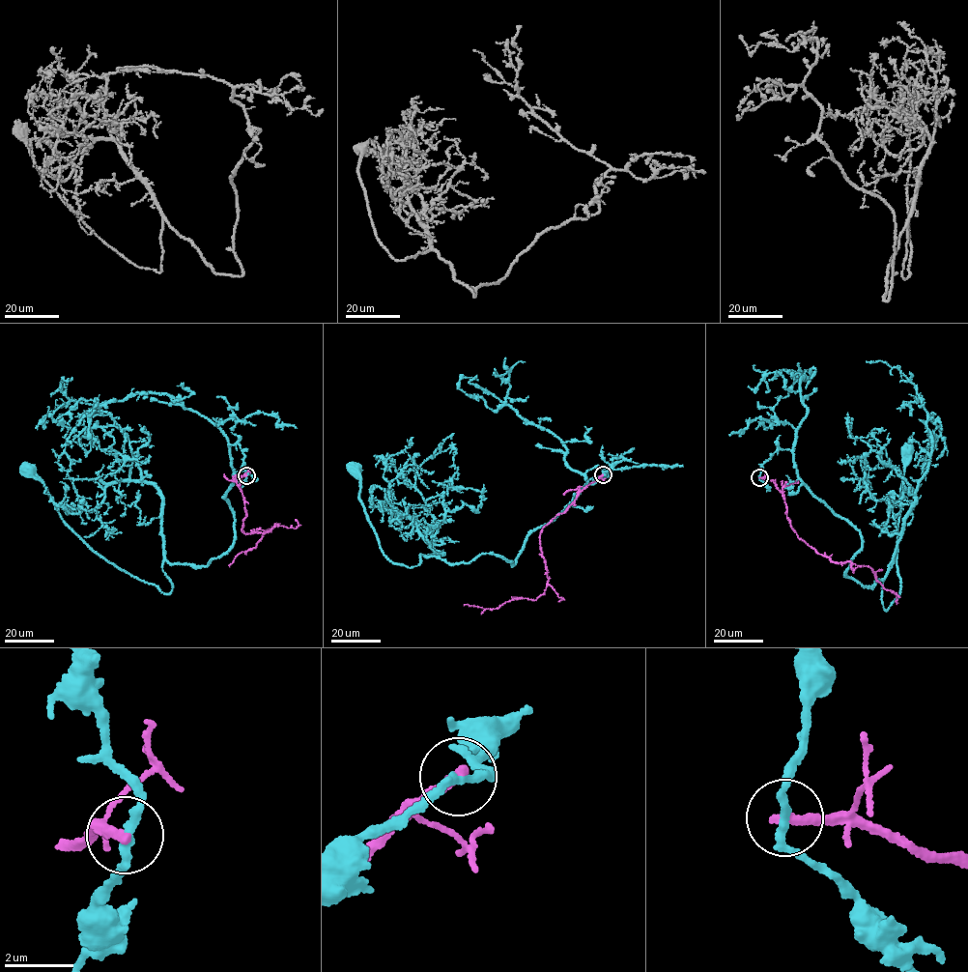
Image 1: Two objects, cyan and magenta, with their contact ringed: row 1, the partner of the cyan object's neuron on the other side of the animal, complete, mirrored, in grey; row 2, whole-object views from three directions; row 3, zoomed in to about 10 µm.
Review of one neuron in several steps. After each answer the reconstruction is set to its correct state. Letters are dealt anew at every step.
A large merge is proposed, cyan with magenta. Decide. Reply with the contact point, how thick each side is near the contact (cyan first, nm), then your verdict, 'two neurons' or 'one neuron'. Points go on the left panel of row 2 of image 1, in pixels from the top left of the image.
place (246, 475); calibres 240 and 280 nm; two neurons

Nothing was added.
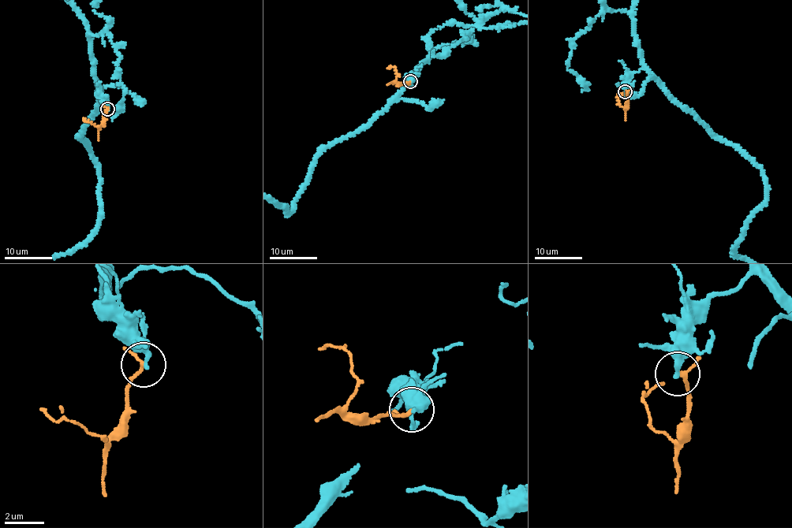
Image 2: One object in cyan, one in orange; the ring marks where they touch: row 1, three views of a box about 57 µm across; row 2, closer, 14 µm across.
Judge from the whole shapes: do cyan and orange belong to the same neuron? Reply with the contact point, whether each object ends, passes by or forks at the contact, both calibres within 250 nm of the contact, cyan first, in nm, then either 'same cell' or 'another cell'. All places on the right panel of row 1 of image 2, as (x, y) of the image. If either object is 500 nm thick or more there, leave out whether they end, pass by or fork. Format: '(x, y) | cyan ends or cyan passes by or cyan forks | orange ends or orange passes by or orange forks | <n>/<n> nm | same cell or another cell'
(625, 91) | cyan ends | orange passes by | 280/140 nm | another cell

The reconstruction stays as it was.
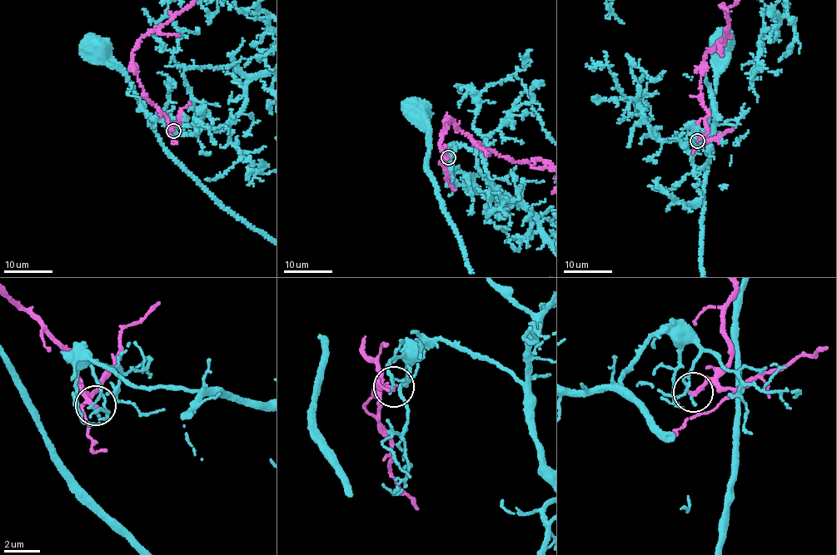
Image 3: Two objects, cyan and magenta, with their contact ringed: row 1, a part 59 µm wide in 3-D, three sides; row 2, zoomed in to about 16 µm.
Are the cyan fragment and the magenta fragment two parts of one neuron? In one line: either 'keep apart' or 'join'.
keep apart

